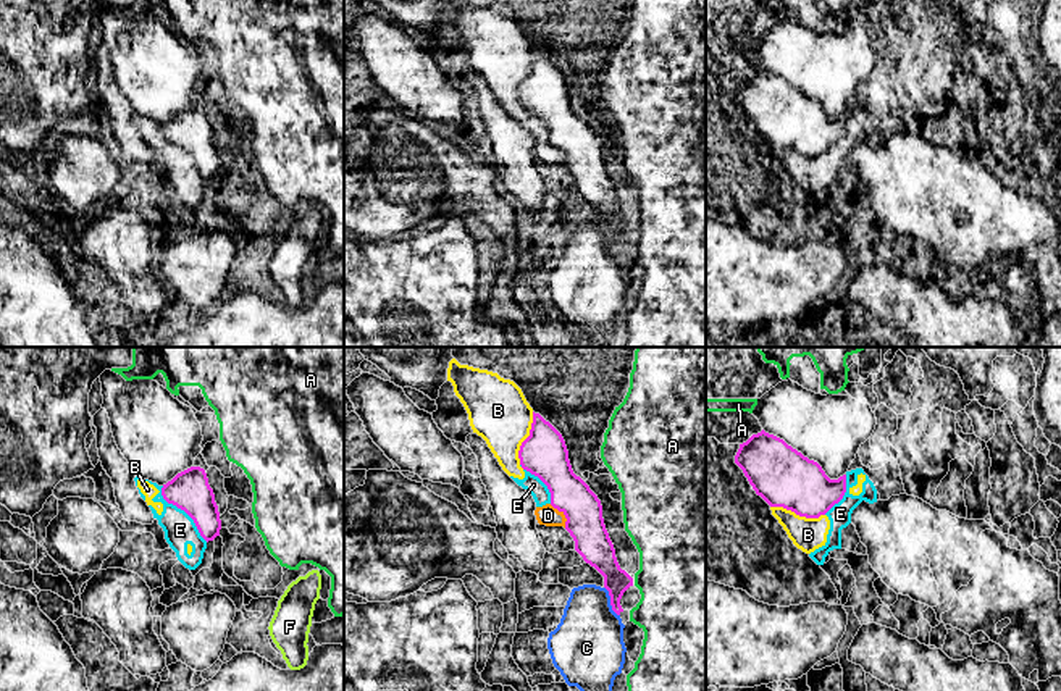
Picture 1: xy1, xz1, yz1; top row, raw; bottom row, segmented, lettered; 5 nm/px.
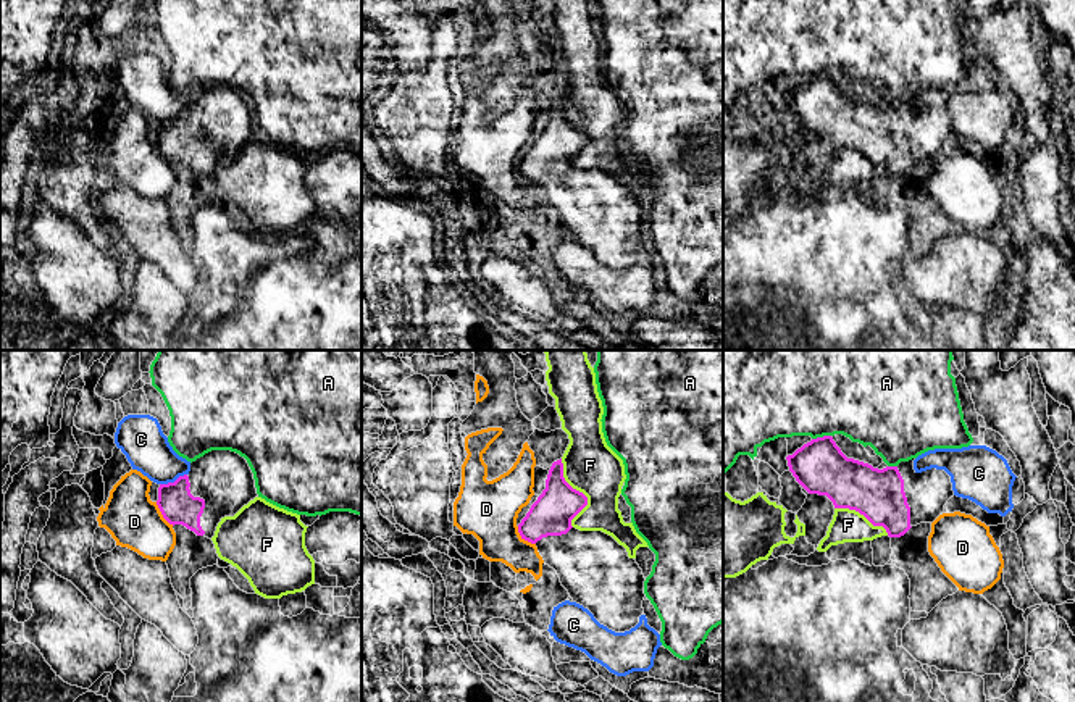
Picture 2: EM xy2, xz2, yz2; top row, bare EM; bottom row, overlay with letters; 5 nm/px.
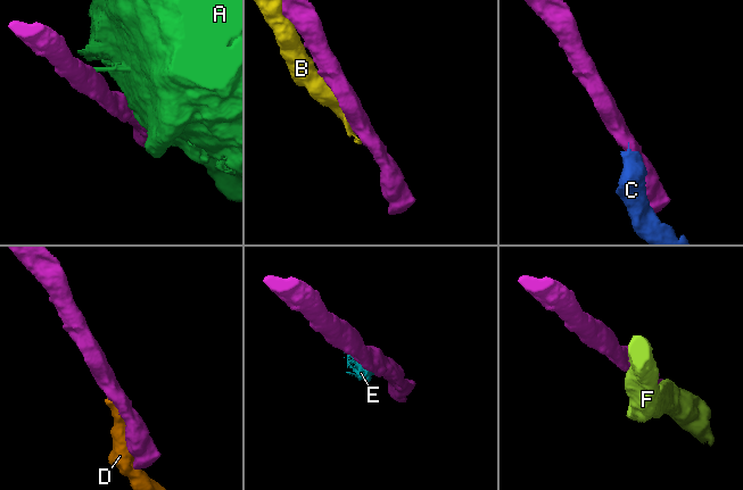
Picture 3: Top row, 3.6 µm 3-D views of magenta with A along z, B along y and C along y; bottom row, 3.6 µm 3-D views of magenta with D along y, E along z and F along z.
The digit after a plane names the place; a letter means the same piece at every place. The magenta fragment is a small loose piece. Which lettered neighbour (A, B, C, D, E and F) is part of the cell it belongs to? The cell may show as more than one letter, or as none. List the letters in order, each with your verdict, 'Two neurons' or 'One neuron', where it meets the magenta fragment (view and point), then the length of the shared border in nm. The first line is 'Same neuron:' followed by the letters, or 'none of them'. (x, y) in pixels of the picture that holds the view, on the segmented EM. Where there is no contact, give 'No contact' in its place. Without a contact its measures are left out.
Same neuron: none of them
A: Two neurons. Touches magenta at yz2 (820, 438). Shared border 100 nm
B: Two neurons. Touches magenta at yz1 (798, 514). Shared border 280 nm
C: Two neurons. Touches magenta at xz1 (611, 601). Shared border 170 nm
D: Two neurons. Touches magenta at xz1 (564, 514). Shared border 150 nm
E: Two neurons. Touches magenta at xy1 (183, 509). Shared border 360 nm
F: Two neurons. Touches magenta at xz2 (578, 491). Shared border 360 nm

